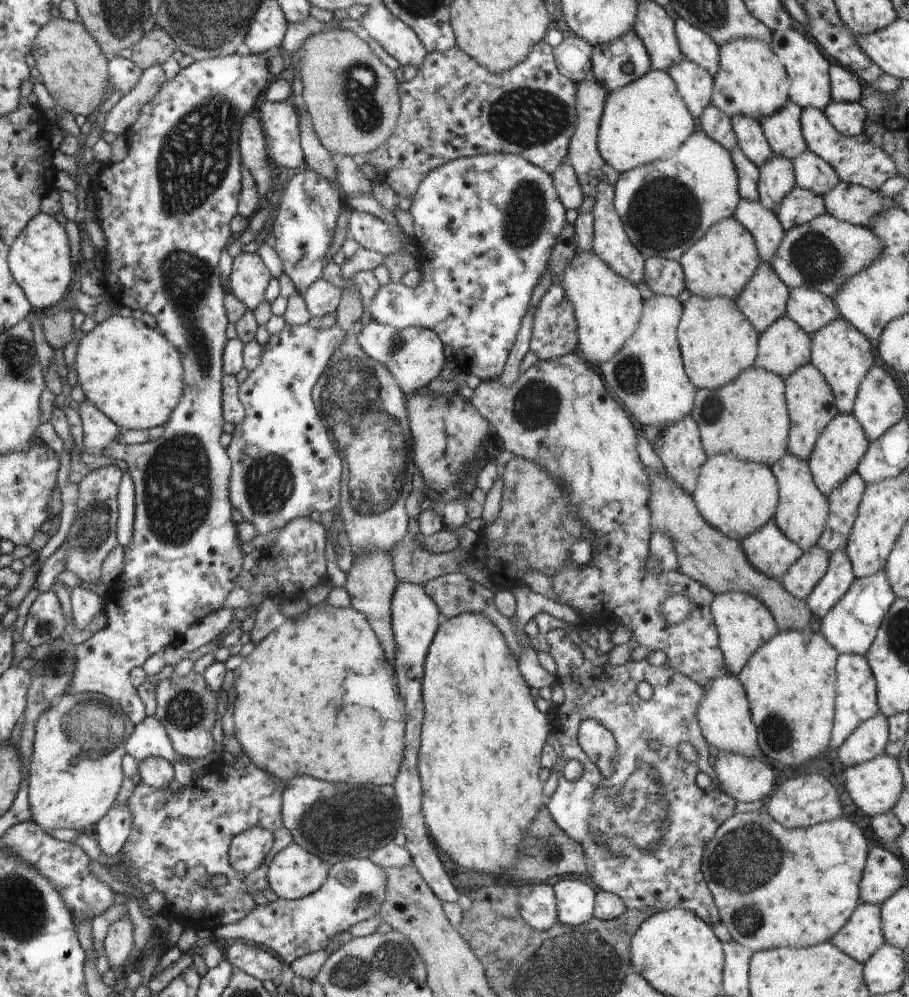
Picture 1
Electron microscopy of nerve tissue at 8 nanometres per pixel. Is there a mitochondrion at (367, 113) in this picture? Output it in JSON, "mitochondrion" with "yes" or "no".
{"mitochondrion":"yes"}

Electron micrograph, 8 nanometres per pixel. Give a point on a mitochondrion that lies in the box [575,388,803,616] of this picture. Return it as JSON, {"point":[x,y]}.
{"point":[713,409]}

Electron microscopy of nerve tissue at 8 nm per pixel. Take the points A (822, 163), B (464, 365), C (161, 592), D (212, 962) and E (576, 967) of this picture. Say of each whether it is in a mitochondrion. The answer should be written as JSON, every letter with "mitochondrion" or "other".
{"A":"other","B":"other","C":"other","D":"other","E":"mitochondrion"}

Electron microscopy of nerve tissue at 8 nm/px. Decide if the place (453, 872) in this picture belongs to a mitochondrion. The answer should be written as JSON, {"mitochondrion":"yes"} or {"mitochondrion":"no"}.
{"mitochondrion":"no"}

